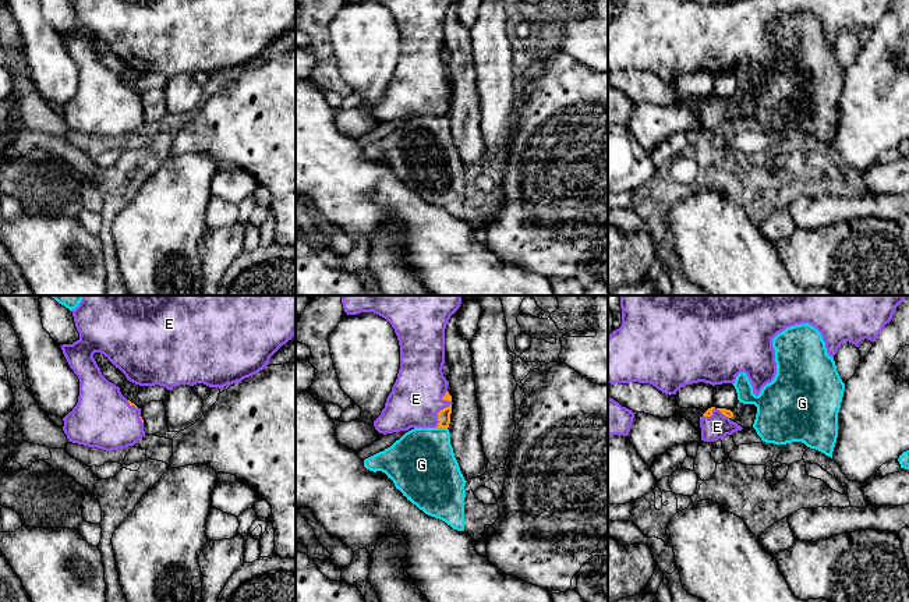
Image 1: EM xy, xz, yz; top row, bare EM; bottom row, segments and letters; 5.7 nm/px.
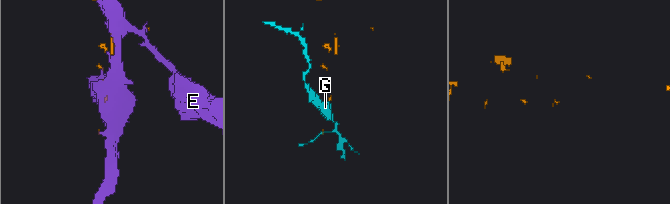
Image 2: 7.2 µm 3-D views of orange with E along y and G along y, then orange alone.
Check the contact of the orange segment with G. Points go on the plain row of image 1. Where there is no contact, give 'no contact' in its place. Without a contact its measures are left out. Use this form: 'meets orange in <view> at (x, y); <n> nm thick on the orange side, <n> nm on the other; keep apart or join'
meets orange in xz at (442, 114); 80 nm thick on the orange side, 380 nm on the other; keep apart

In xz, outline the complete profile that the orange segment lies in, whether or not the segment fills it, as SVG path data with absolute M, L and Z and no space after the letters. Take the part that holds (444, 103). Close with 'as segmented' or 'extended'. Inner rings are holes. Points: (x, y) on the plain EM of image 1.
M374 0L385 6L399 28L400 57L385 96L374 109L379 121L408 118L410 116L449 116L452 84L442 56L445 52L445 17L454 0Z | extended

